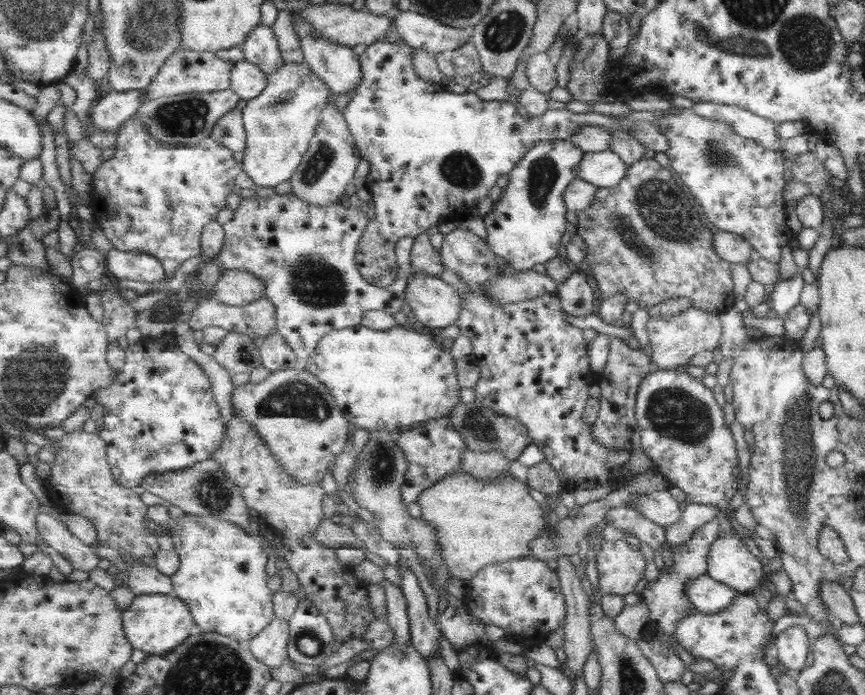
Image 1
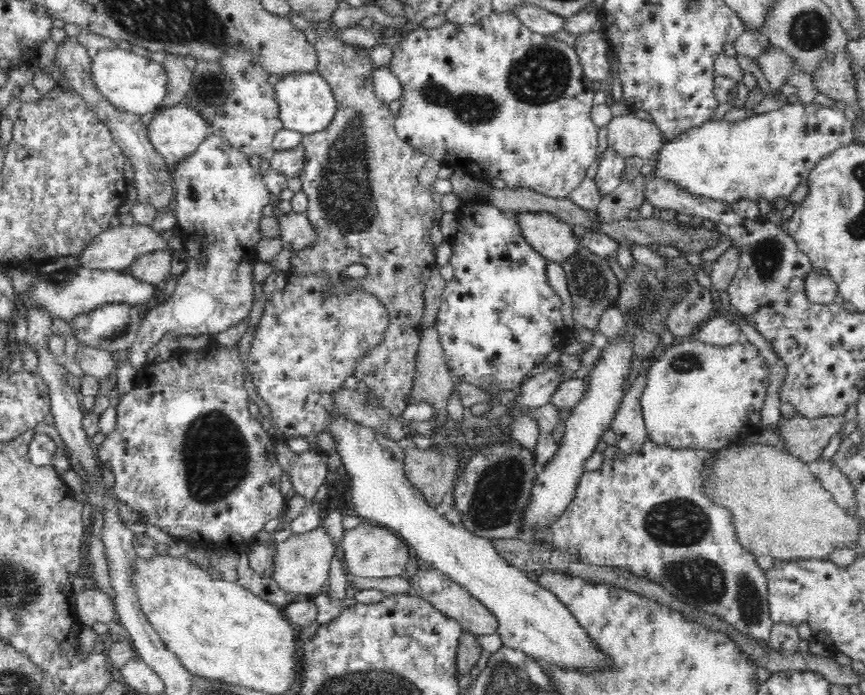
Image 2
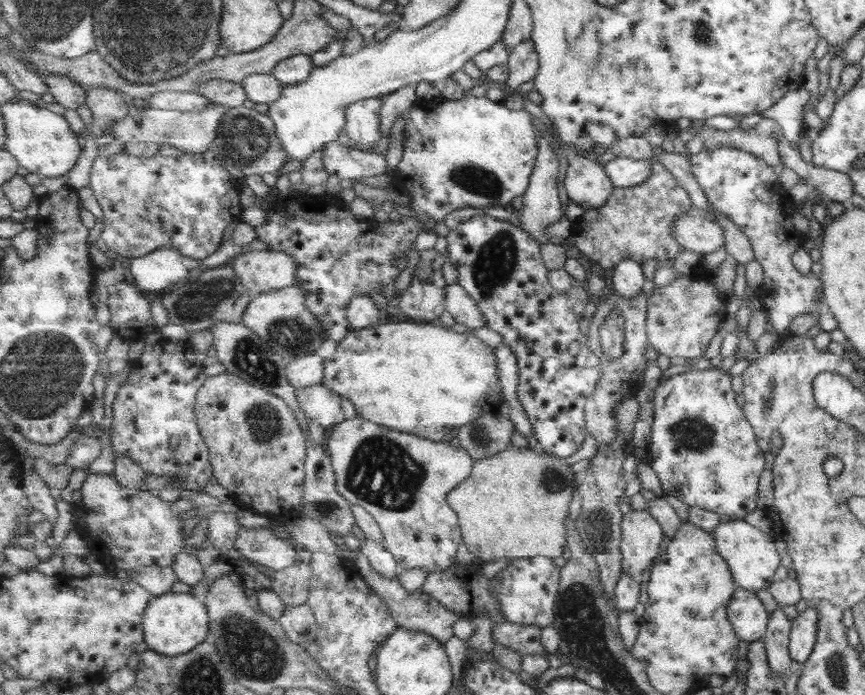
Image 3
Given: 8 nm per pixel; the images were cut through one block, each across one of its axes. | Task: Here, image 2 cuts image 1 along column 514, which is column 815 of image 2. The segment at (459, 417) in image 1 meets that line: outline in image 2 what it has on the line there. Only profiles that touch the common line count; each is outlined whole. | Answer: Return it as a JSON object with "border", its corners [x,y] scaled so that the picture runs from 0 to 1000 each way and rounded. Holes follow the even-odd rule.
{"border":[[[923,593],[916,601],[903,600],[897,624],[904,630],[908,647],[931,666],[945,663],[960,632],[976,617],[975,599],[934,601]]]}

